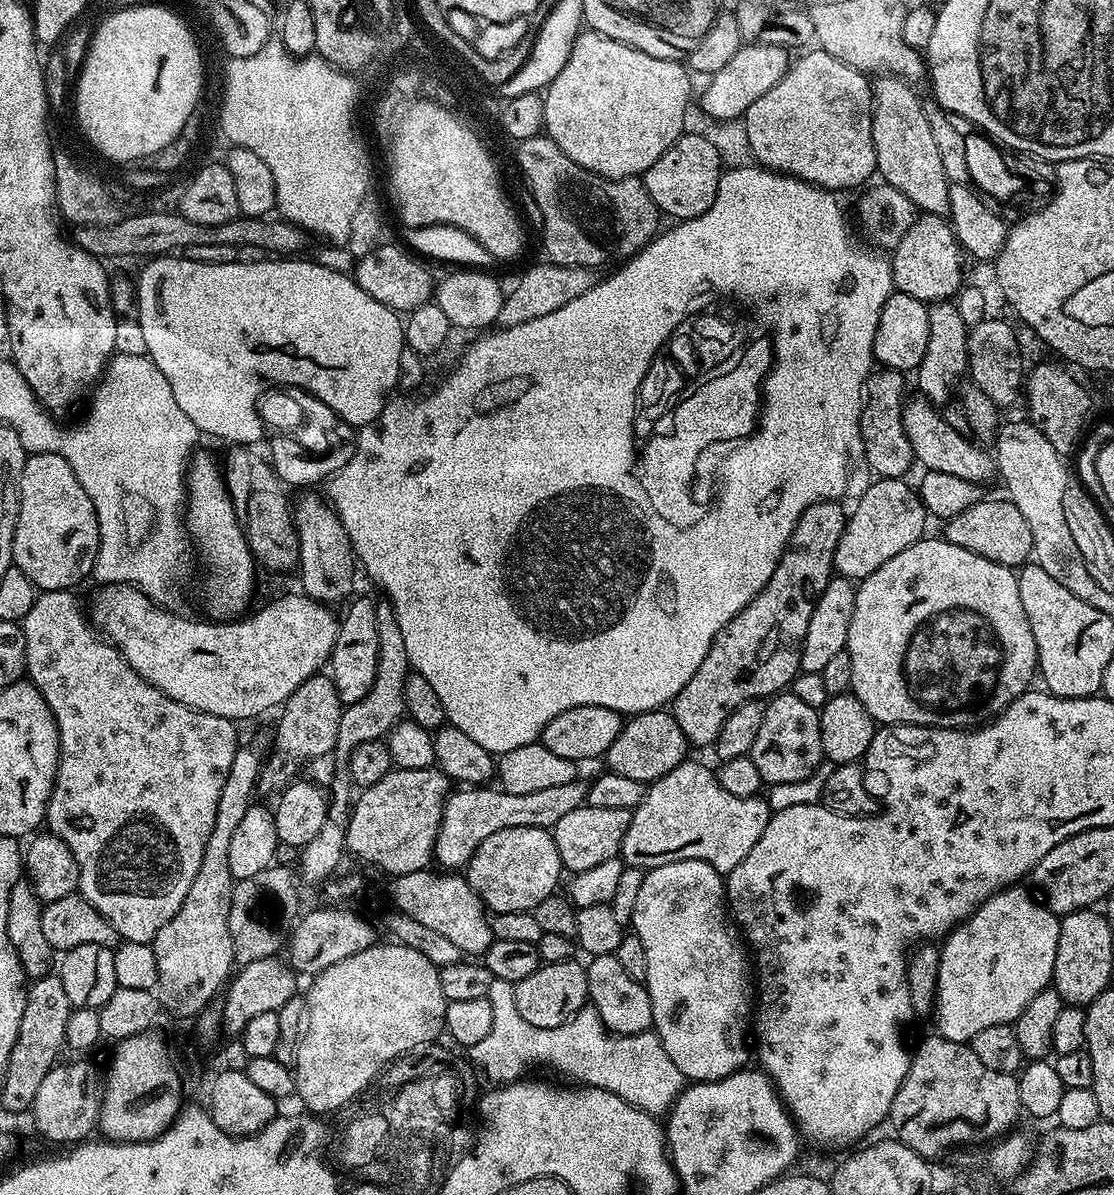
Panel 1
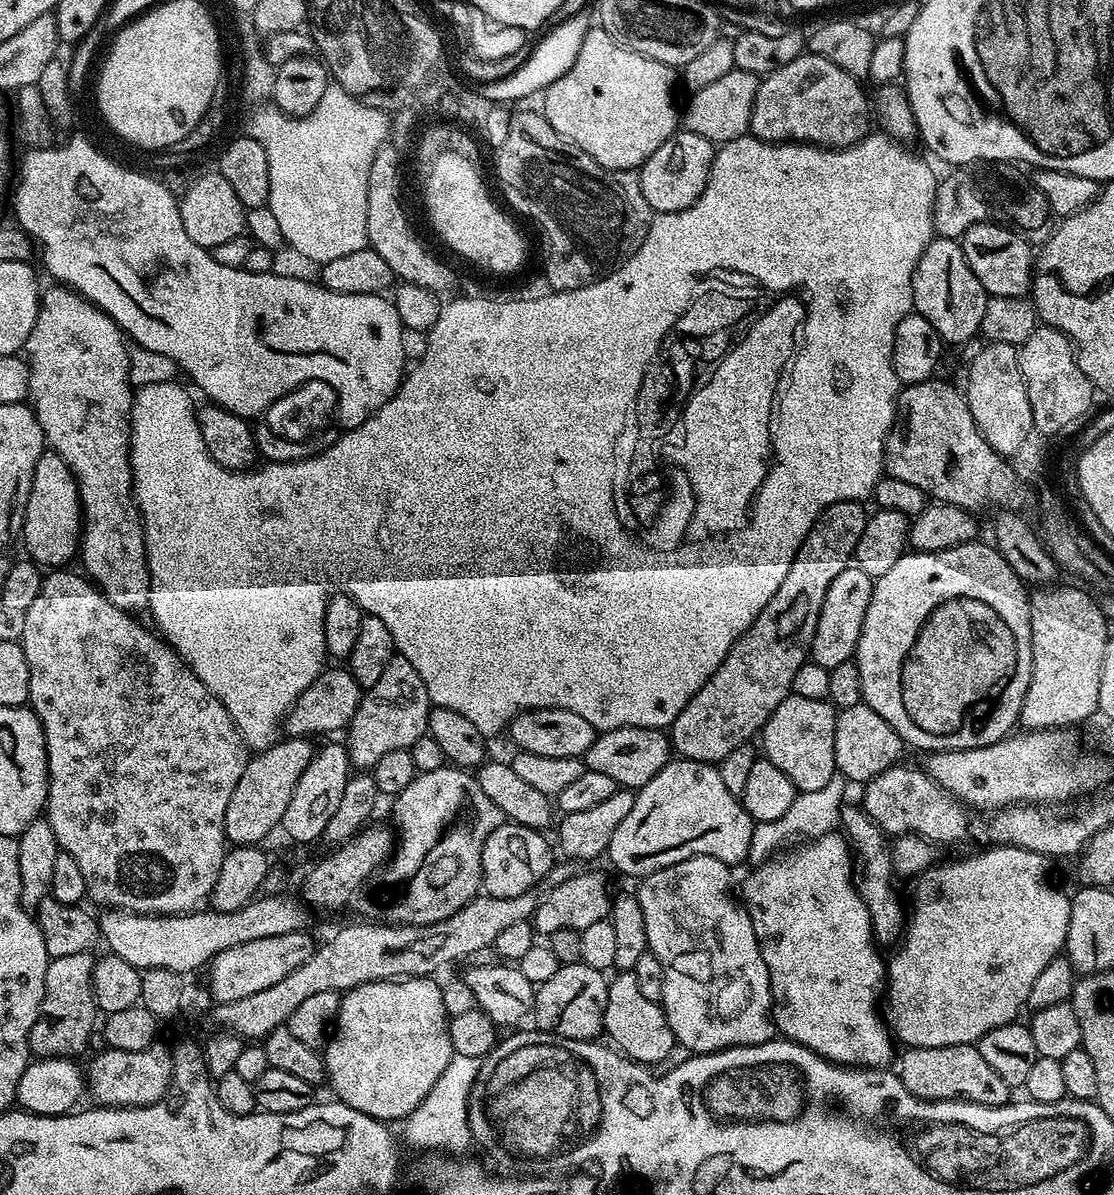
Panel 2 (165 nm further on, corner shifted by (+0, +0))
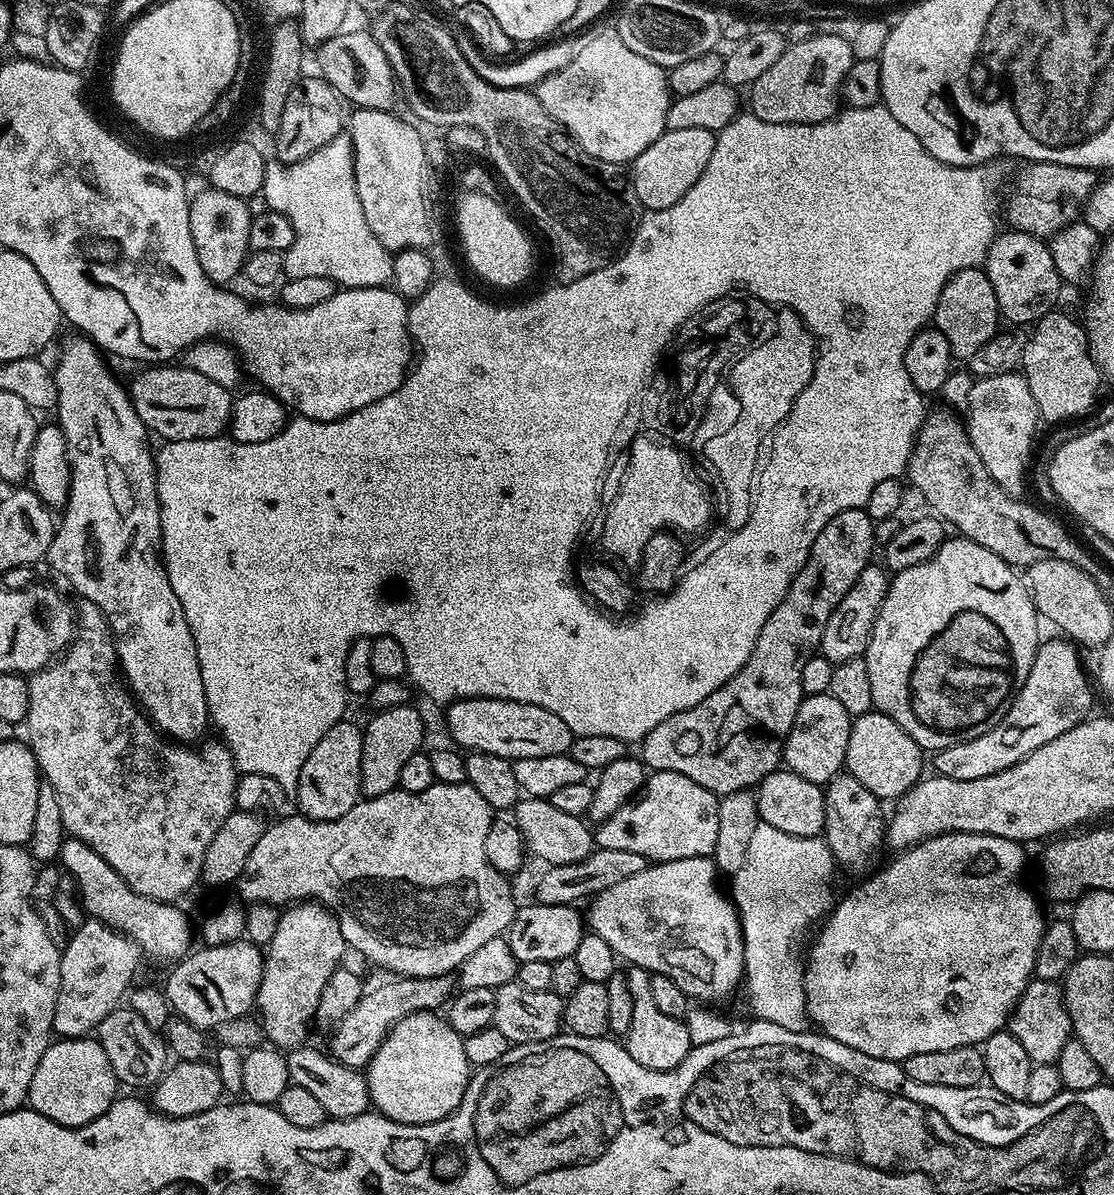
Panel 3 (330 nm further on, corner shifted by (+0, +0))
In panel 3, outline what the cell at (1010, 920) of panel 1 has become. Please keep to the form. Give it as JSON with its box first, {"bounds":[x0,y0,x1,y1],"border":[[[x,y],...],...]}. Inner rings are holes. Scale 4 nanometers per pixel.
{"bounds":[803,832,1046,1062],"border":[[[944,832],[941,836],[932,836],[928,840],[923,840],[921,844],[915,844],[912,848],[901,851],[897,855],[900,857],[893,864],[886,865],[877,876],[869,875],[867,878],[864,878],[869,878],[869,880],[862,881],[849,896],[844,896],[837,902],[836,909],[829,914],[828,921],[824,924],[824,929],[817,934],[816,941],[812,944],[812,953],[809,954],[808,960],[806,956],[806,963],[803,965],[804,993],[806,994],[809,1021],[823,1035],[834,1038],[834,1042],[842,1042],[846,1046],[850,1046],[850,1050],[862,1050],[862,1054],[870,1054],[870,1058],[882,1058],[883,1060],[895,1060],[897,1062],[902,1062],[914,1054],[934,1054],[934,1050],[954,1050],[955,1048],[980,1046],[983,1045],[986,1038],[990,1038],[990,1034],[1001,1031],[1007,1025],[1008,1017],[1016,1009],[1018,998],[1022,998],[1026,986],[1034,978],[1035,959],[1038,958],[1039,943],[1042,942],[1046,927],[1046,919],[1044,920],[1043,914],[1040,913],[1039,902],[1032,897],[1031,890],[1024,885],[1024,848],[1025,845],[1021,841],[1002,838],[1001,836],[974,834],[973,832]]]}

